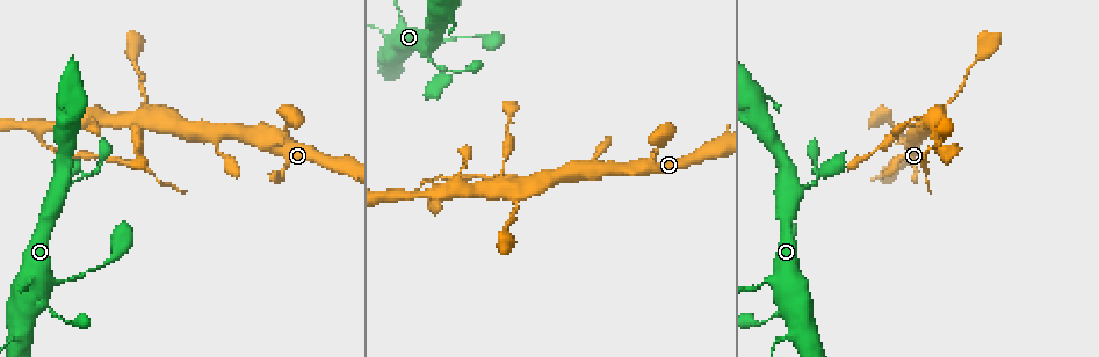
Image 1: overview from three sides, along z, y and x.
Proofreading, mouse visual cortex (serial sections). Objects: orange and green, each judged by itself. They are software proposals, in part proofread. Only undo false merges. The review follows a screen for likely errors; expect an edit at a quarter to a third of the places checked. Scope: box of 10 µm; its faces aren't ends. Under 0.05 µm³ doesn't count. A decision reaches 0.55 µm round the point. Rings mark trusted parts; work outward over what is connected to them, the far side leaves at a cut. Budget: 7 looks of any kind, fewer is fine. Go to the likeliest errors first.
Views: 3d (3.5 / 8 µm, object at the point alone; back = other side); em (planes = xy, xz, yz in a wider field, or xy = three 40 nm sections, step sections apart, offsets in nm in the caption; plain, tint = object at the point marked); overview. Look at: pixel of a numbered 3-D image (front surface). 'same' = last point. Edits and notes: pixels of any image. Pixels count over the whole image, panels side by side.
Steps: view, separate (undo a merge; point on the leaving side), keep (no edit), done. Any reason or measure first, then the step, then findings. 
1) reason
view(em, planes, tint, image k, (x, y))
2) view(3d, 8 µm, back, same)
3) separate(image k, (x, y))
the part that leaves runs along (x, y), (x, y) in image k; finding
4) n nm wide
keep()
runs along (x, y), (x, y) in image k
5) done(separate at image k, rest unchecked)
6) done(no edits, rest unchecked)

abrupt turn
view(3d, 3.5 µm, back, image 1, (81, 176))

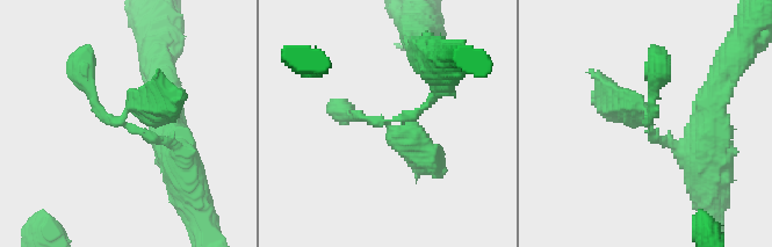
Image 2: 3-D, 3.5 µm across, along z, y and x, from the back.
view(em, xy, step 3, tint, image 2, (127, 115))

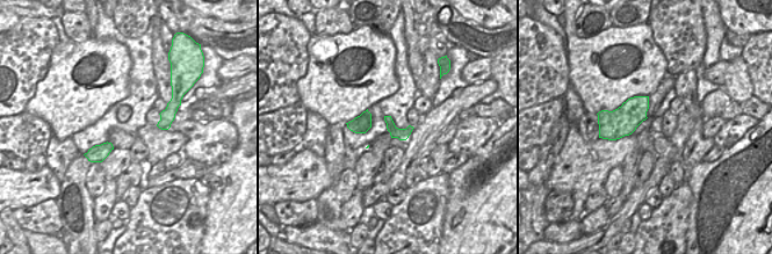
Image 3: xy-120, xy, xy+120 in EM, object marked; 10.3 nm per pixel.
keep()
runs along (680, 150), (598, 75) in image 2; one cell here

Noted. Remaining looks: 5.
abrupt turn
view(3d, 3.5 µm, image 1, (19, 338))

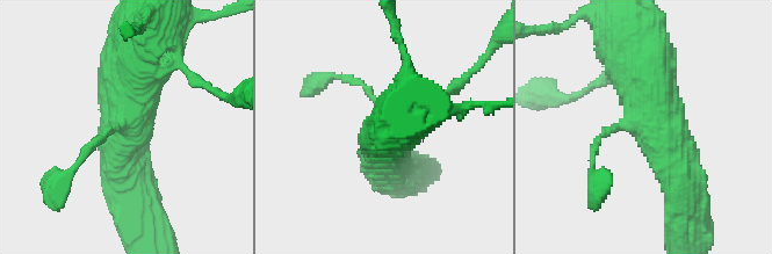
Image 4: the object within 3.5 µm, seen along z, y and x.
view(em, xy, step 5, tint, image 4, (122, 122))

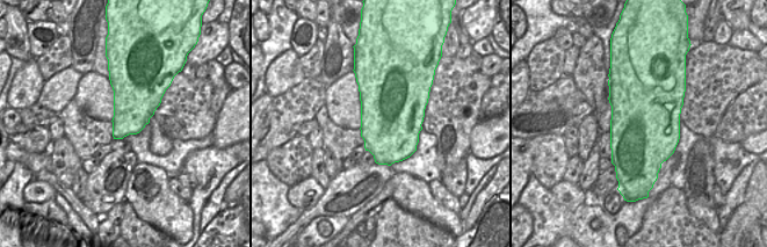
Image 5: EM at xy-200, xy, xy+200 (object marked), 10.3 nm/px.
keep()
runs along (636, 42), (642, 110), (690, 171) in image 4; one cell here

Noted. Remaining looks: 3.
abrupt turn
view(3d, 3.5 µm, image 1, (415, 196))

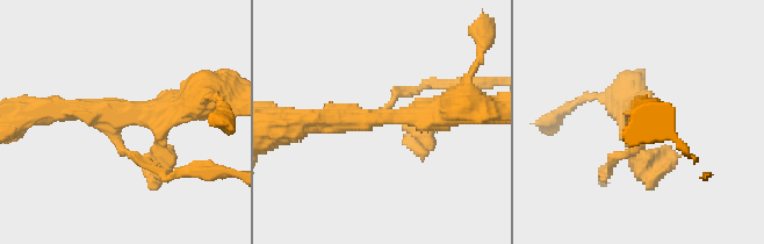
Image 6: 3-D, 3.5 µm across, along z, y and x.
view(em, xy, step 5, plain, image 6, (121, 116))

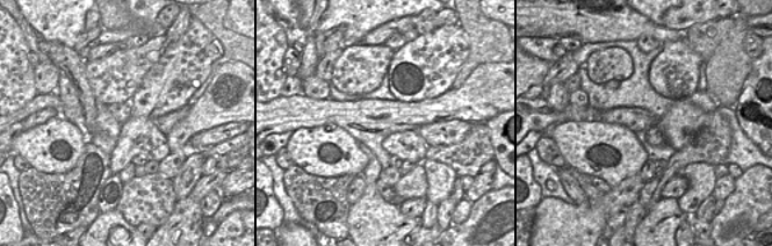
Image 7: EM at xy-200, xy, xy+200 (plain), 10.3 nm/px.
with the object marked
view(em, xy, step 5, tint, same)

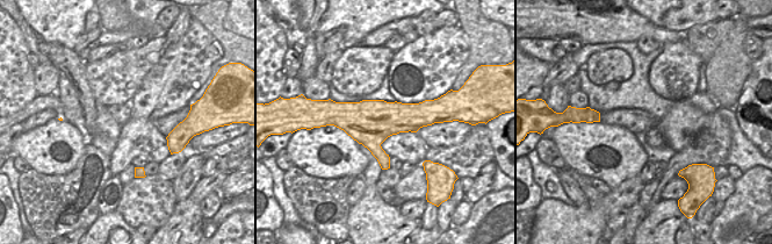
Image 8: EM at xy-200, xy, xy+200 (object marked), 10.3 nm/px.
separate(image 6, (612, 160))
the part that leaves runs along (632, 149), (605, 170) in image 6; two cells meet here

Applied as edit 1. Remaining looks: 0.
done(separate at image 6, rest unchecked)

